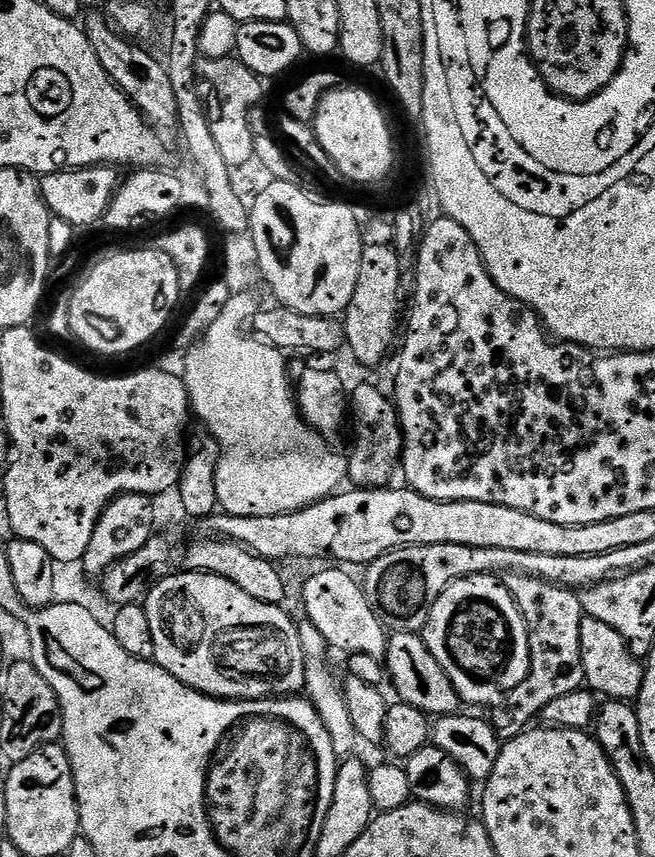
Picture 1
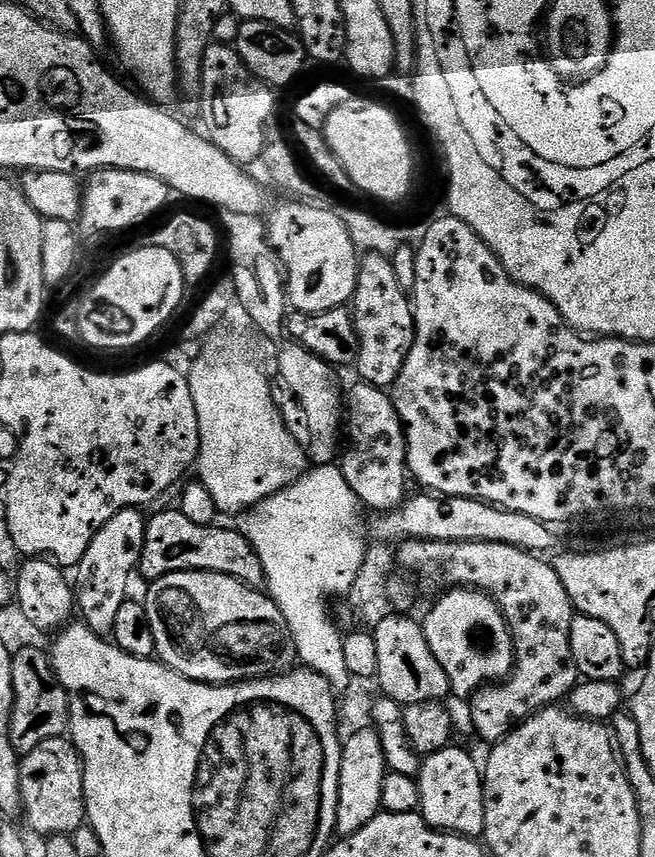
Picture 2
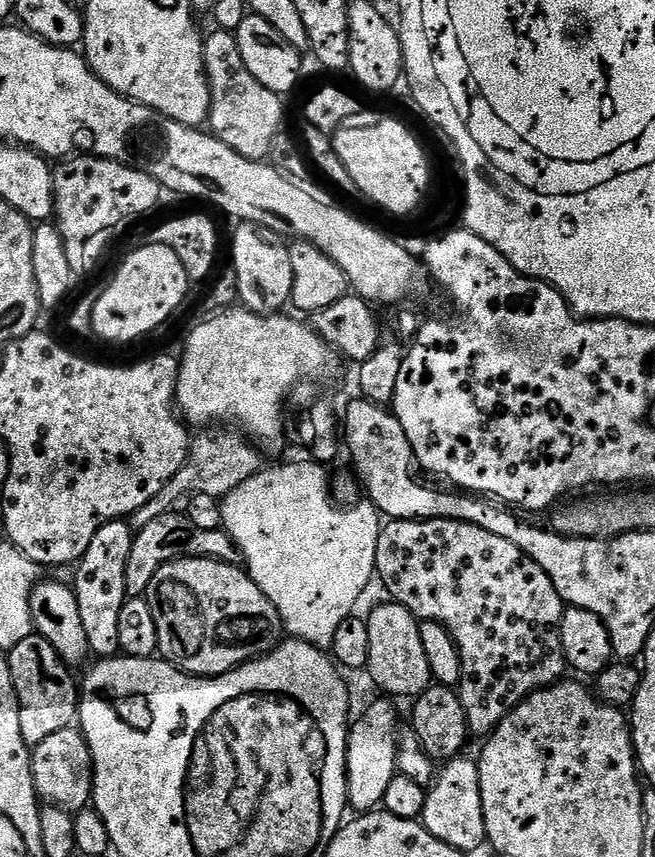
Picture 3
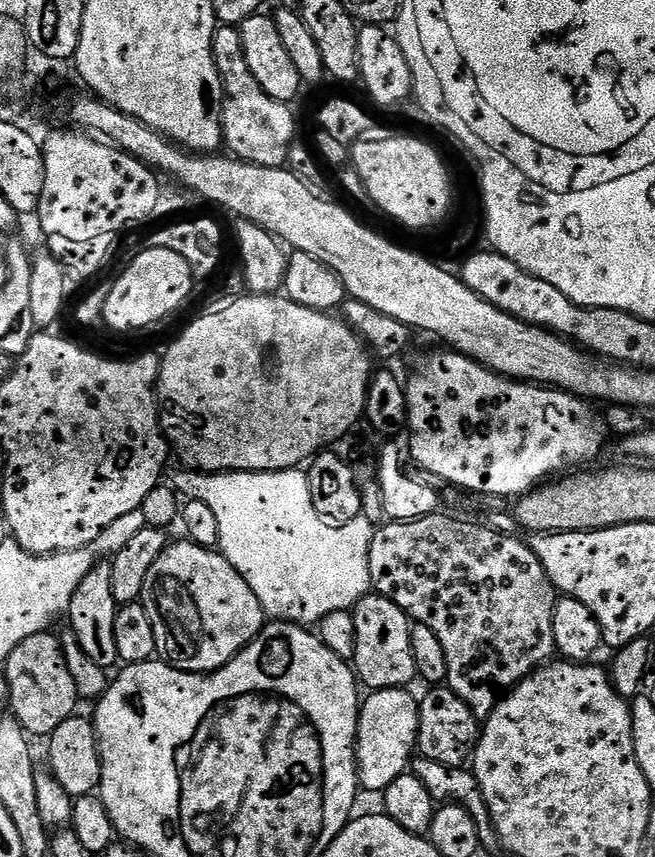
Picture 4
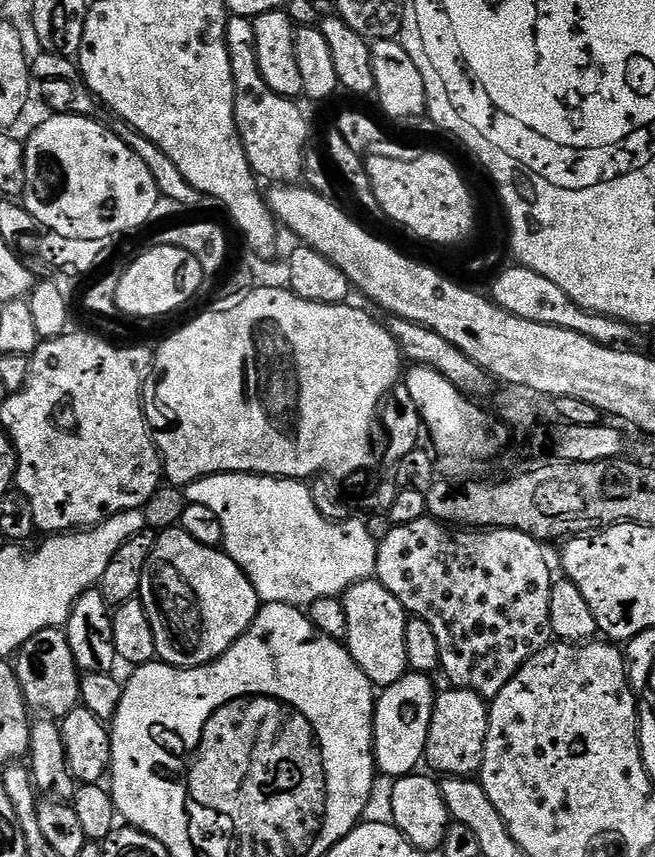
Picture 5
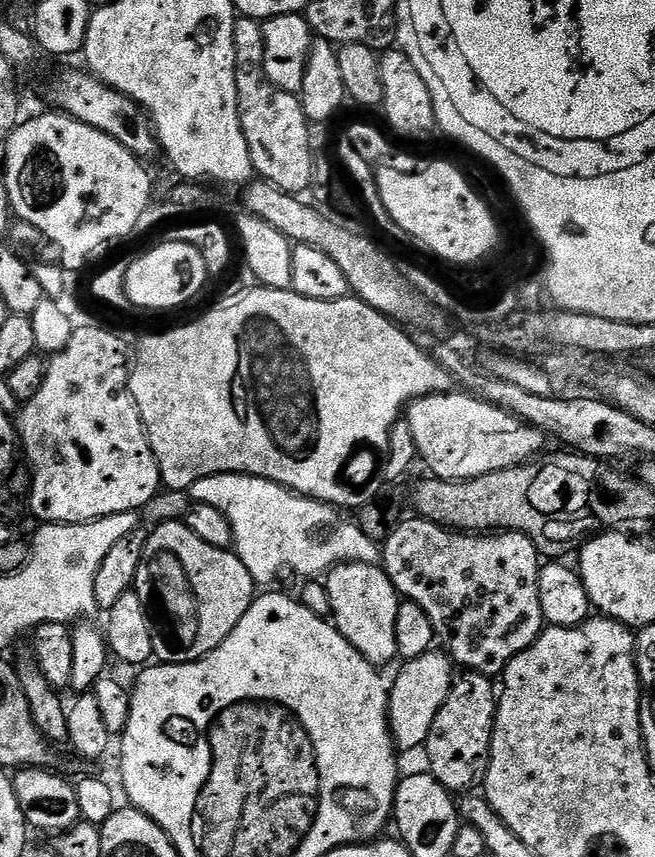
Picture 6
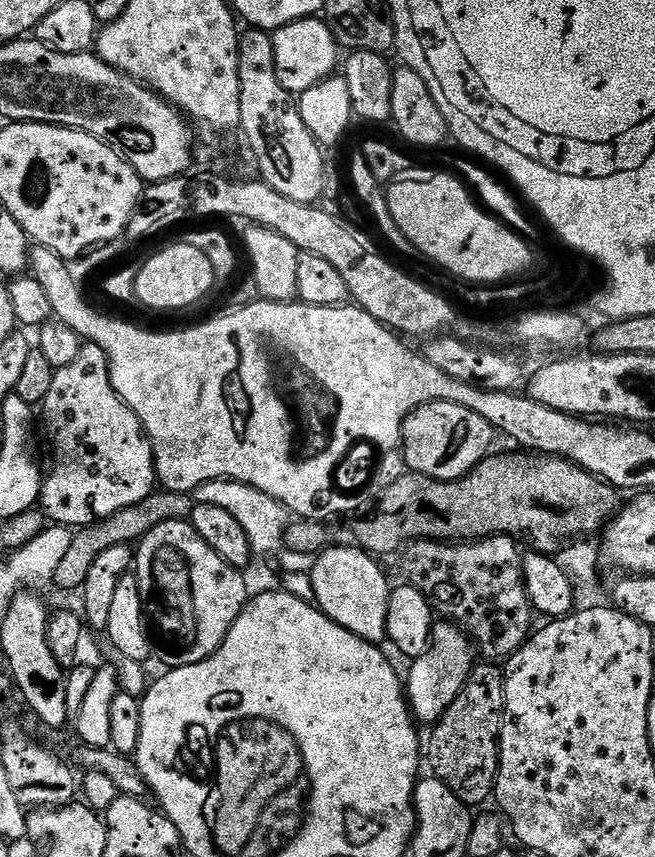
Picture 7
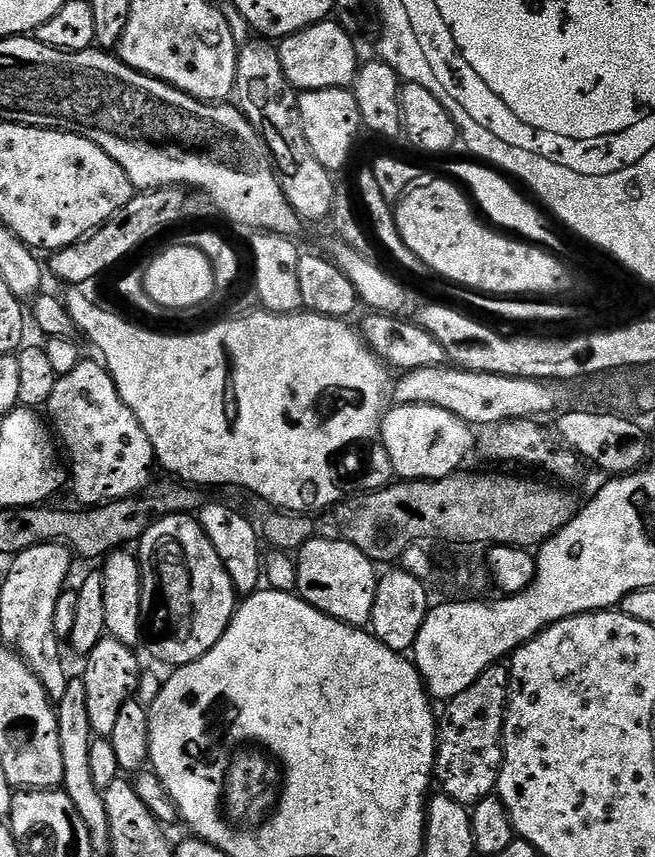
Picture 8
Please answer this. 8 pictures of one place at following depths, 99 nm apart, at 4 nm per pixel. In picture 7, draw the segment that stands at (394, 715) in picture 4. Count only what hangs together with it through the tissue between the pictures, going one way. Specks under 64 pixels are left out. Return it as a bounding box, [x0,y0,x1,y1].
[406,622,474,726]

